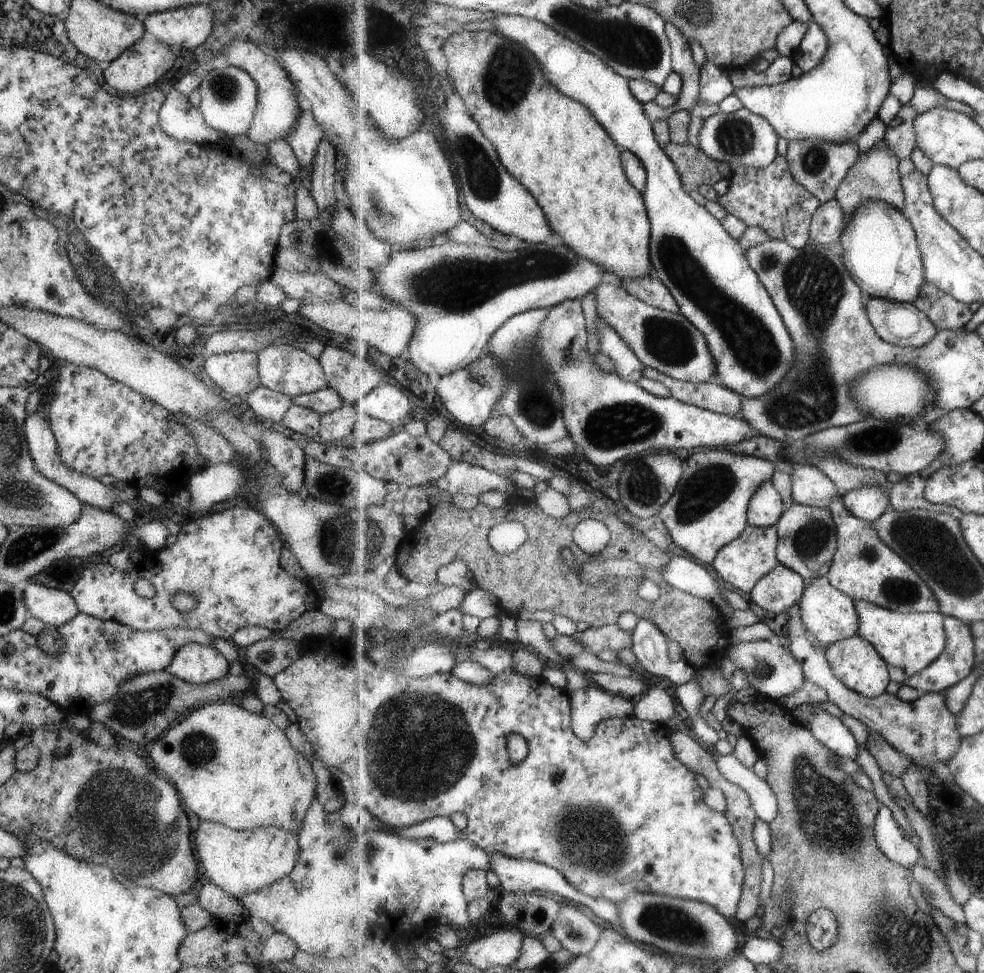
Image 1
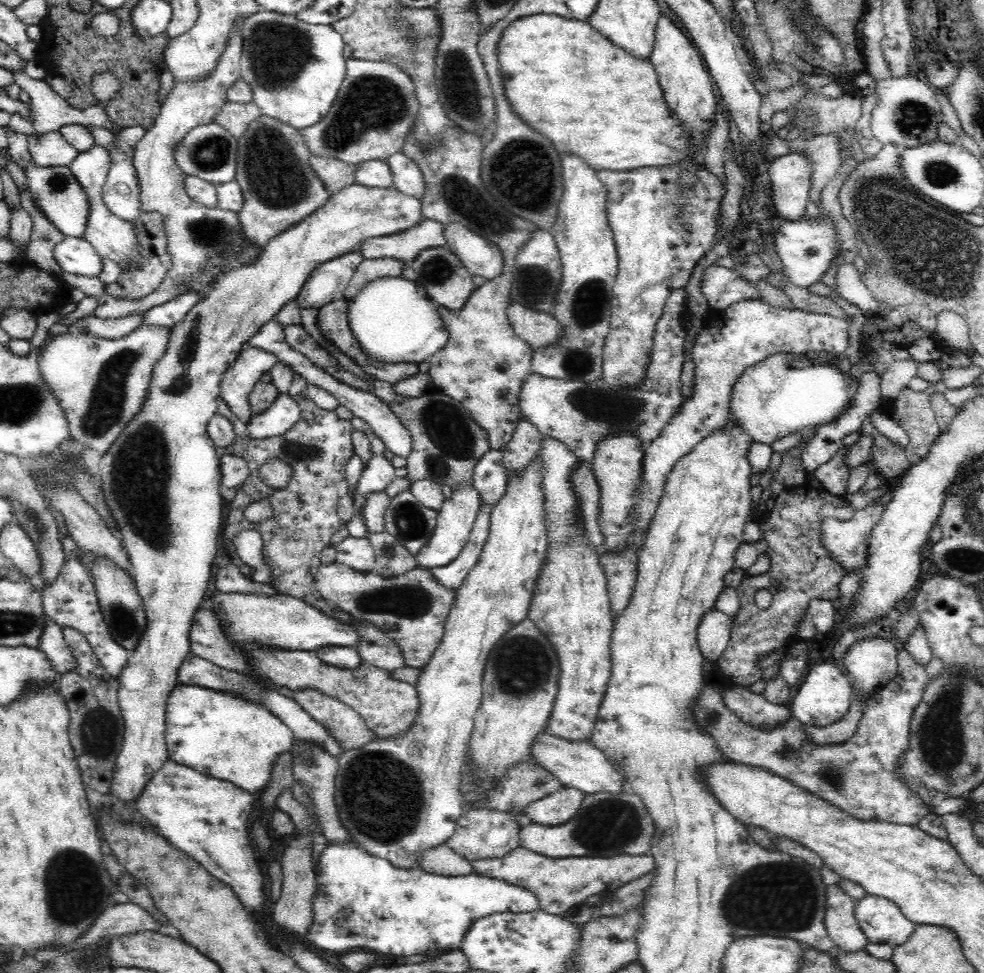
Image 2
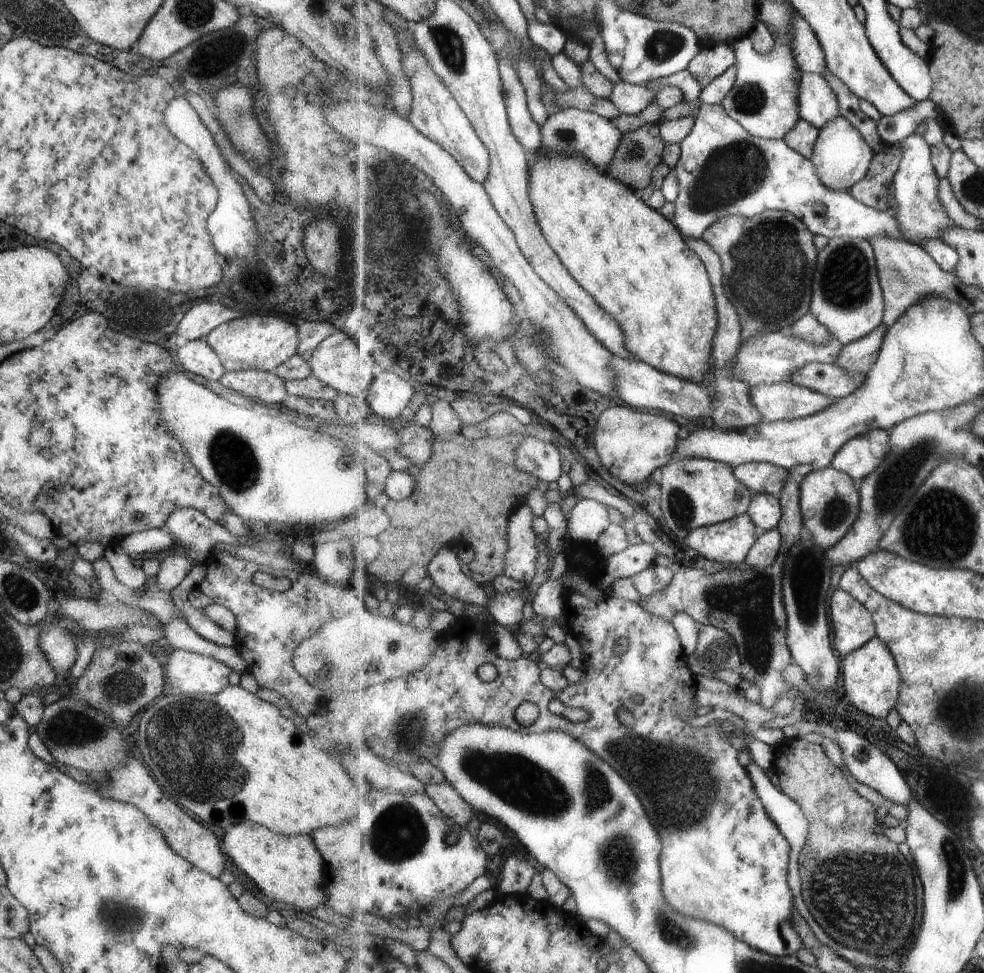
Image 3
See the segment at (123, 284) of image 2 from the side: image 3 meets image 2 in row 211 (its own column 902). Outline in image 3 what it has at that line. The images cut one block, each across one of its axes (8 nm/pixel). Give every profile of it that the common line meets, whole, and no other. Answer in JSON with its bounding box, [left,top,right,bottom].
[851,141,903,212]

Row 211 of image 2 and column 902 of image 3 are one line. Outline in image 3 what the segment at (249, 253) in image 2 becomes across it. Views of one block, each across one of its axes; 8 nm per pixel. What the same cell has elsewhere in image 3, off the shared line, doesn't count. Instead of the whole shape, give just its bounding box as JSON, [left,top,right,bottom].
[894,134,957,240]

